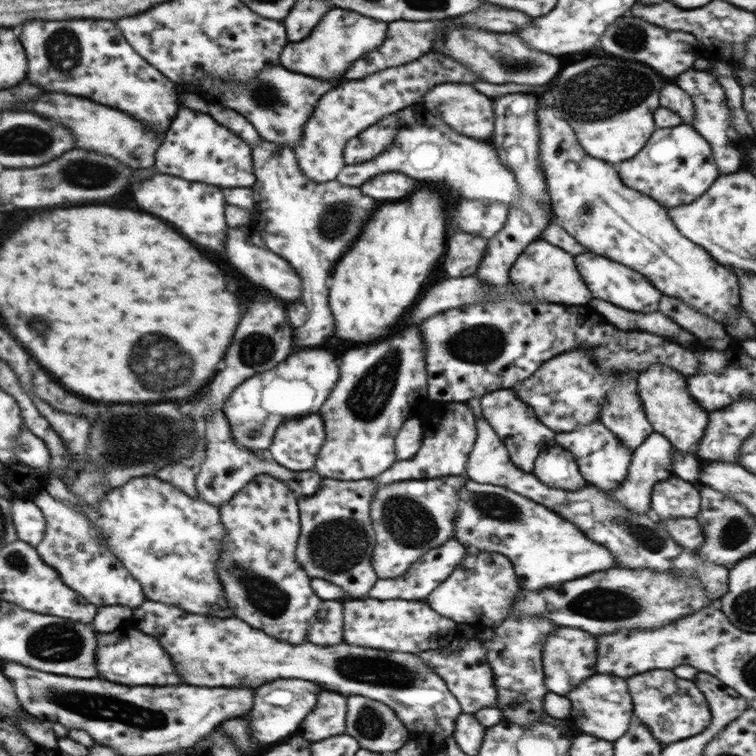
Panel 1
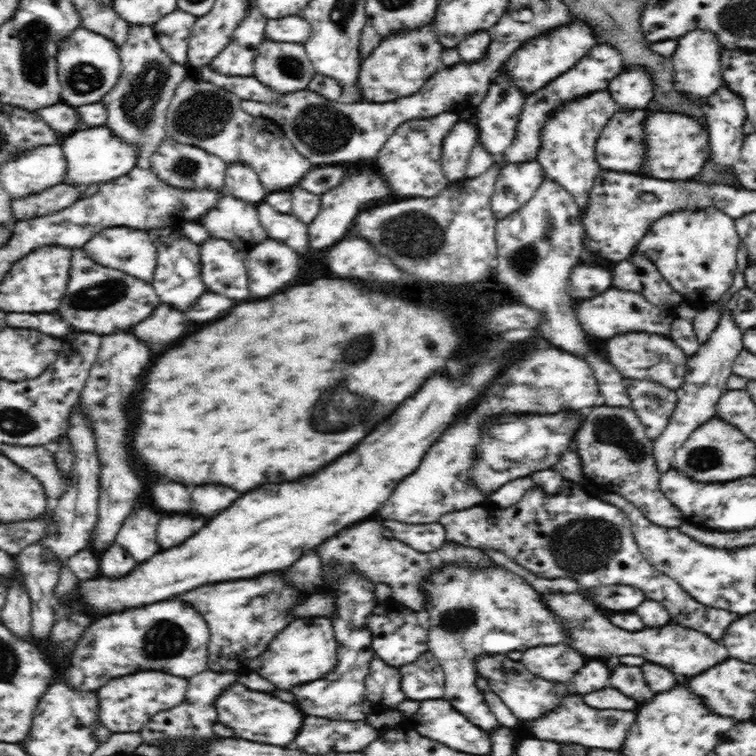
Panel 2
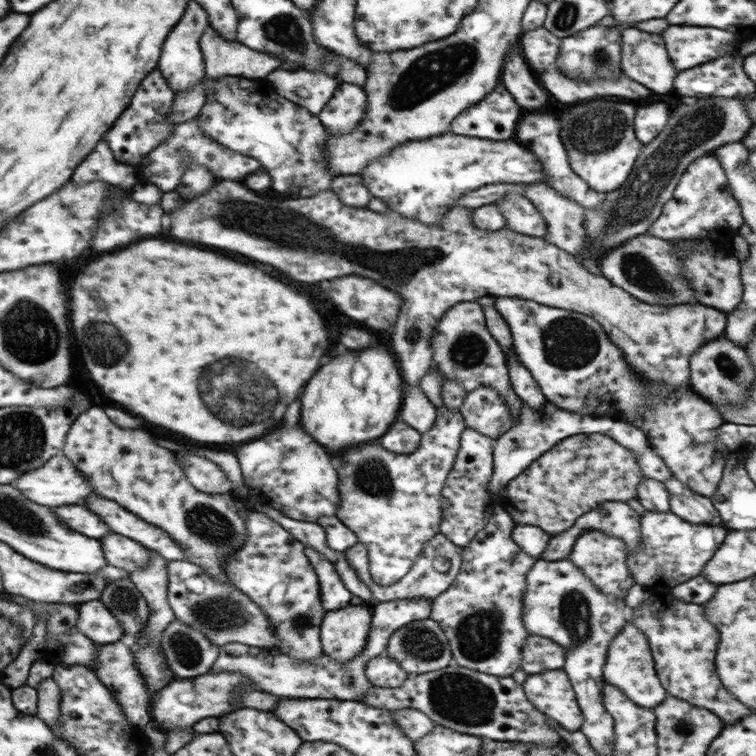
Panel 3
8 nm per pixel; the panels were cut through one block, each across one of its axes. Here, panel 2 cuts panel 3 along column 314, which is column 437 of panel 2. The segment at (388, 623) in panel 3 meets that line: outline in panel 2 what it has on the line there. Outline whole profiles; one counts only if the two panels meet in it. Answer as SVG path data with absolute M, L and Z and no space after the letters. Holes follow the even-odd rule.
M430 652L408 666L399 667L402 674L402 692L410 700L432 700L444 696L444 672L437 658Z

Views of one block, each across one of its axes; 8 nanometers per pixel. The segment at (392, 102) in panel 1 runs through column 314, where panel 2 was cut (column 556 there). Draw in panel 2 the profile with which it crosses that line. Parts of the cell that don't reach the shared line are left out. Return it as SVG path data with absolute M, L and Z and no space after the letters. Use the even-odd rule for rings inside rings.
M608 90L592 92L578 100L562 103L562 106L556 108L556 112L541 128L542 146L538 150L536 161L539 162L546 177L561 184L574 197L580 217L587 207L594 179L602 169L595 161L596 142L598 142L602 128L619 110Z

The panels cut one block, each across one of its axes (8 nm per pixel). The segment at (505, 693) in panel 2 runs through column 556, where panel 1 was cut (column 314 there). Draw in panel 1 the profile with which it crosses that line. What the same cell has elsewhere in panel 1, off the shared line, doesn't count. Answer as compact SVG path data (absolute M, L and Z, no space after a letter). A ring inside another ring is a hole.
M274 680L270 684L264 684L262 688L256 688L254 708L250 712L252 738L268 746L270 742L278 742L290 736L292 732L298 730L298 724L308 716L308 712L314 710L316 698L318 698L318 684L310 684L306 680Z

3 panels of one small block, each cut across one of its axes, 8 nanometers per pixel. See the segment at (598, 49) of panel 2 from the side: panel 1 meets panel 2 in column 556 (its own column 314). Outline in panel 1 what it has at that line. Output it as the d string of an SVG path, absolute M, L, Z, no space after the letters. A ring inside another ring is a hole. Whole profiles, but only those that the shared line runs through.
M482 4L480 8L476 8L474 12L468 12L464 16L456 16L450 20L426 20L426 22L408 22L408 20L398 20L394 24L390 24L388 28L388 38L386 42L368 52L366 56L362 56L362 60L356 60L348 72L344 72L340 78L336 80L320 80L320 78L312 78L302 73L292 72L281 63L268 65L263 68L254 78L252 82L248 80L246 84L232 85L228 82L220 82L220 80L210 80L210 77L202 77L197 83L199 90L206 91L206 94L214 96L218 100L224 96L224 107L230 108L244 116L250 124L259 132L262 139L280 146L288 146L290 150L294 150L298 146L299 140L302 138L303 128L306 121L310 120L310 116L314 114L314 108L320 98L330 90L336 88L338 84L346 82L346 80L358 80L364 78L368 74L374 74L378 70L384 68L392 68L392 66L402 66L408 64L410 60L420 58L422 54L426 54L432 44L442 38L446 34L446 24L460 24L460 26L468 26L468 28L482 28L482 30L490 30L490 32L508 32L515 33L530 24L530 20L534 19L518 10L492 6L492 4Z

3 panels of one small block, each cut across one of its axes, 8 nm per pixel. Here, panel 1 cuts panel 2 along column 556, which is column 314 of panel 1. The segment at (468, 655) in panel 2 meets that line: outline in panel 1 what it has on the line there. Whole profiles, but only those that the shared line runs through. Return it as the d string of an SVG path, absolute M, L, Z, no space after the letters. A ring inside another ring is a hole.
M324 600L318 610L316 622L310 628L308 640L318 646L336 646L342 642L342 604Z

